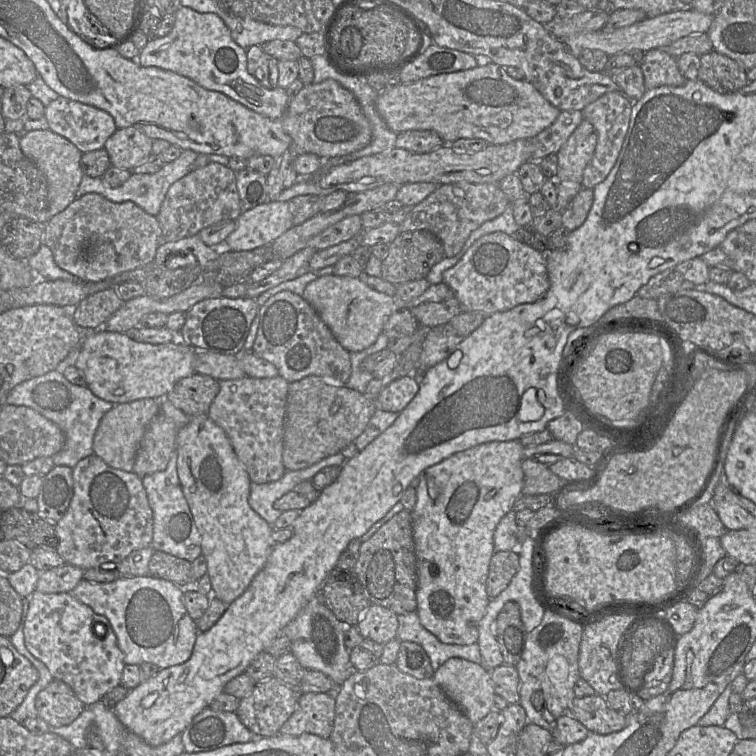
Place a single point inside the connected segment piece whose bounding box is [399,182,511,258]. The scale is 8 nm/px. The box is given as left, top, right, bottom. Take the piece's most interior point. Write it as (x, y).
(452, 212)

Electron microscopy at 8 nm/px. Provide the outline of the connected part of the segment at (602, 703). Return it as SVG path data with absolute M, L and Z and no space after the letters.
M600 695L575 697L569 711L589 732L607 735L619 732L627 725L627 716L613 710Z

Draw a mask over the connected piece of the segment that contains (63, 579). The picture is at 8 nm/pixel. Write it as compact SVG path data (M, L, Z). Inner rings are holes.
M64 563L41 572L36 590L45 594L70 592L83 579L84 572L85 570L77 566Z

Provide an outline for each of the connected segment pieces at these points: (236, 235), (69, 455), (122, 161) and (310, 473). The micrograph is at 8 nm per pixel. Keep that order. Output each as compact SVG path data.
M270 201L247 210L236 220L236 228L222 242L220 251L246 251L270 245L293 225L289 203Z
M59 370L50 371L16 385L6 398L8 405L23 405L32 408L57 424L65 435L63 448L52 456L55 466L73 468L80 460L93 452L93 441L104 414L116 404L96 397L86 386L70 383Z
M135 127L118 128L105 142L111 165L132 170L152 154L153 139Z
M338 452L308 468L295 471L286 470L284 475L274 482L257 484L250 481L249 505L272 527L274 522L282 514L281 511L275 509L273 506L276 500L292 490L297 484L311 480L316 473L325 467L342 467L345 461L346 458L341 452Z

